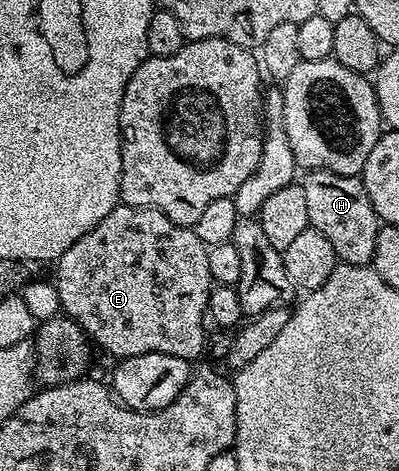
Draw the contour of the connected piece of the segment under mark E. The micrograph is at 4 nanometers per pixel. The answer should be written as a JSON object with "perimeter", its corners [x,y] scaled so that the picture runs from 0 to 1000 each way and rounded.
{"perimeter":[[[298,433],[251,473],[241,476],[218,497],[203,501],[178,524],[153,541],[135,558],[138,565],[138,609],[145,648],[165,673],[178,675],[198,690],[221,718],[241,737],[271,743],[281,762],[296,764],[323,756],[353,756],[363,747],[414,747],[424,756],[454,756],[471,764],[499,764],[514,752],[514,737],[524,726],[524,709],[506,694],[506,673],[519,665],[524,645],[524,620],[534,605],[524,586],[521,522],[491,501],[486,486],[454,476],[434,476],[424,459],[414,459],[401,446],[386,446],[371,437],[311,437]]]}

